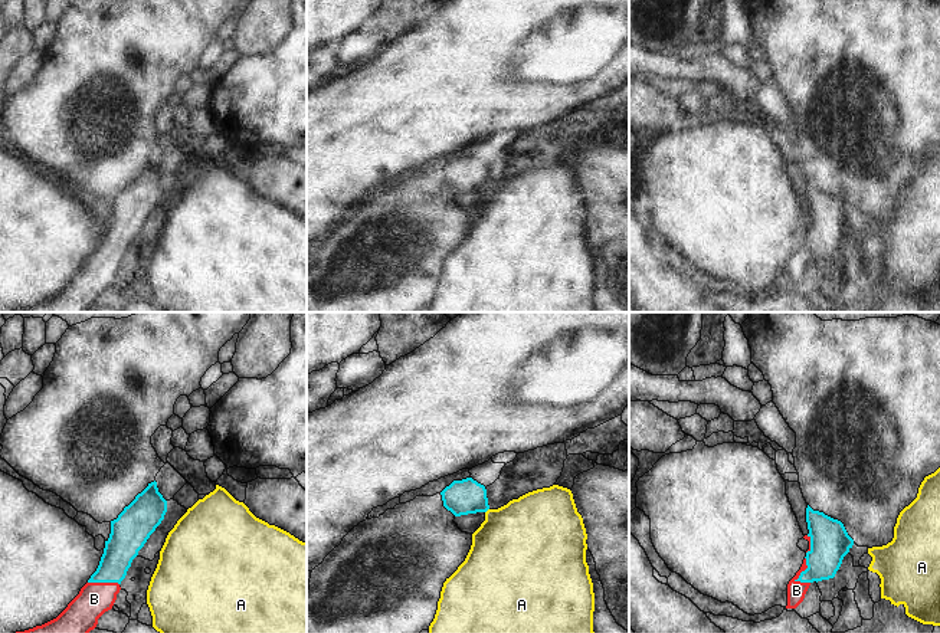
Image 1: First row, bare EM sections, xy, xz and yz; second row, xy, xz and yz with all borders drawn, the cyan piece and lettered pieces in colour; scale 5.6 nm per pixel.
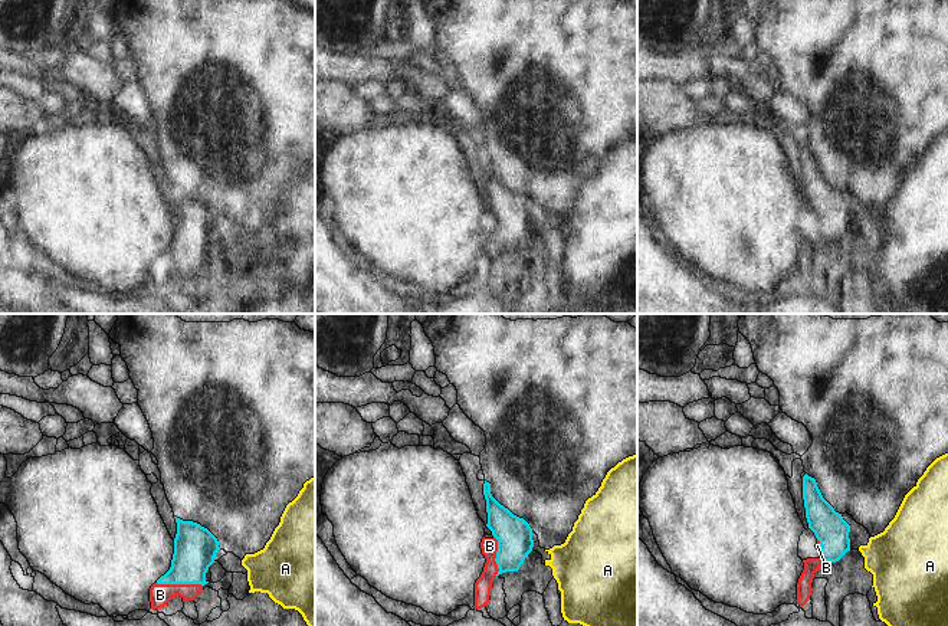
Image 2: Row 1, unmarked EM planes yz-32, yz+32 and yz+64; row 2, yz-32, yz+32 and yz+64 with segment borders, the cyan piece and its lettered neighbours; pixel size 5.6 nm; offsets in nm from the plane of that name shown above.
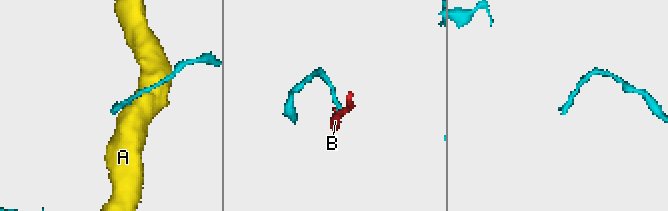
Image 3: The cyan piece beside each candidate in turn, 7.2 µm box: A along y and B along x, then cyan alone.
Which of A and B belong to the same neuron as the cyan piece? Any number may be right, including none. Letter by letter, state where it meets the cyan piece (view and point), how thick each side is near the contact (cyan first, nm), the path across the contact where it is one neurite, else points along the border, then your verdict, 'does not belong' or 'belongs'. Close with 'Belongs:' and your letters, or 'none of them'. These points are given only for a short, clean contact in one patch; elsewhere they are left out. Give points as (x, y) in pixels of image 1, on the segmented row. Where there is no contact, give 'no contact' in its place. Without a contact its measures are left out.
A: contact xz (487, 509); calibres 190 and 440 nm; border xz (488, 508), (485, 512); does not belong
B: contact yz (805, 570); calibres 220 and 110 nm; belongs
Belongs: B

